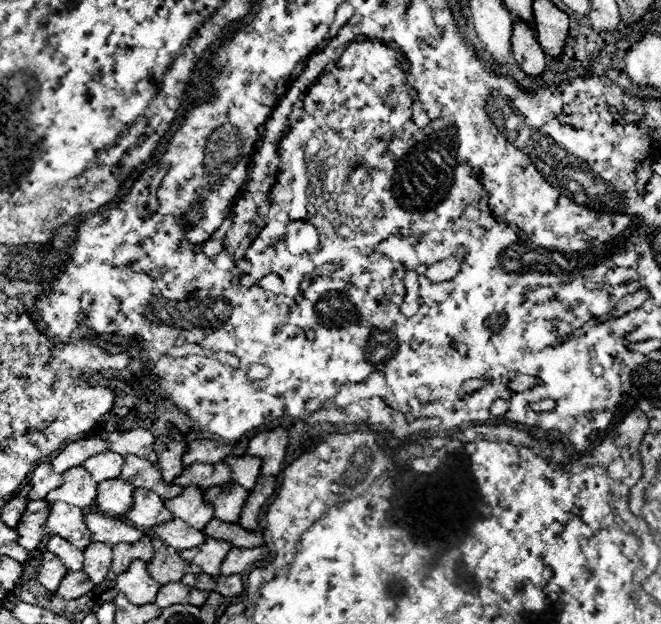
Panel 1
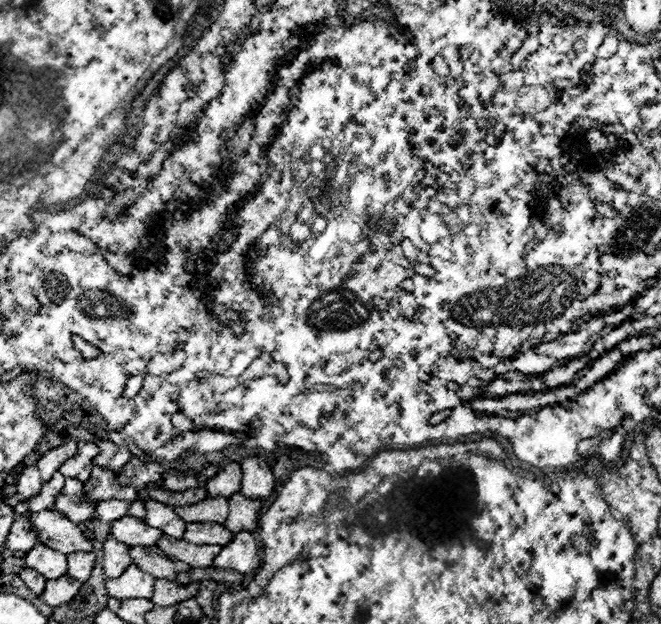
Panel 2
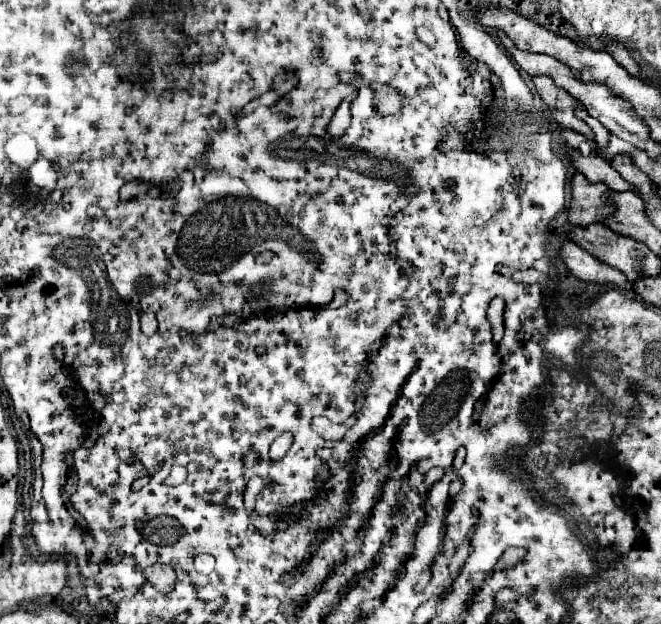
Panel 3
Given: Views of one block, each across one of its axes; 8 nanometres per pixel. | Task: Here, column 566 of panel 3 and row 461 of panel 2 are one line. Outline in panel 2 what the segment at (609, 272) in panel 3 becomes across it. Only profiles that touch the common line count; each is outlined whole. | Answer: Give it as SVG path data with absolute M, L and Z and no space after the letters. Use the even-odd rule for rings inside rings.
M248 456L240 462L240 466L242 466L240 494L248 498L266 500L274 492L274 474L270 464L262 456Z

